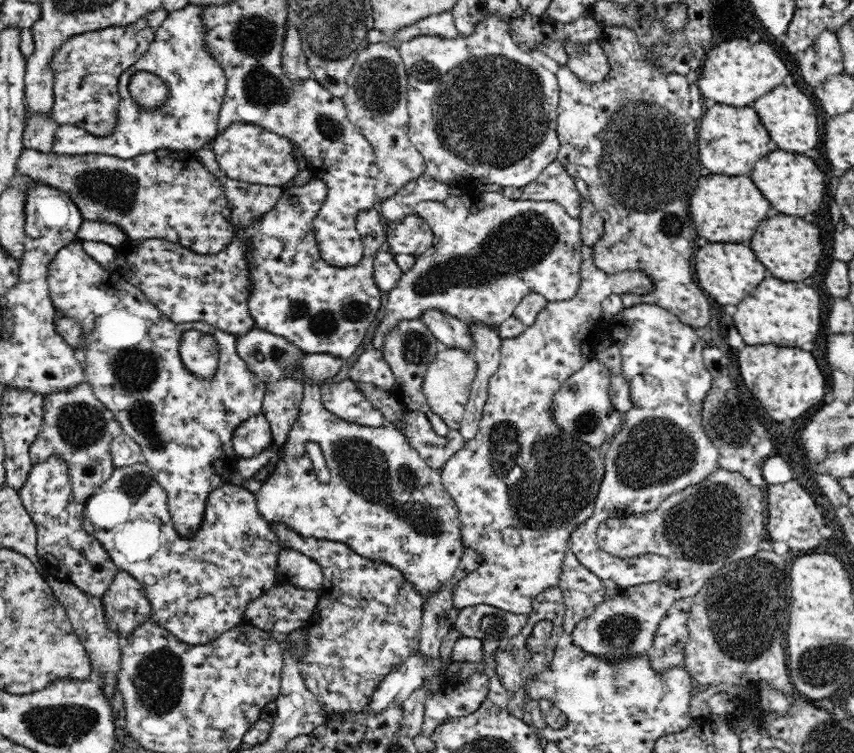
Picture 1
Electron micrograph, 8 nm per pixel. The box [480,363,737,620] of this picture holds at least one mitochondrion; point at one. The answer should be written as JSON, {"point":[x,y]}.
{"point":[554,477]}

